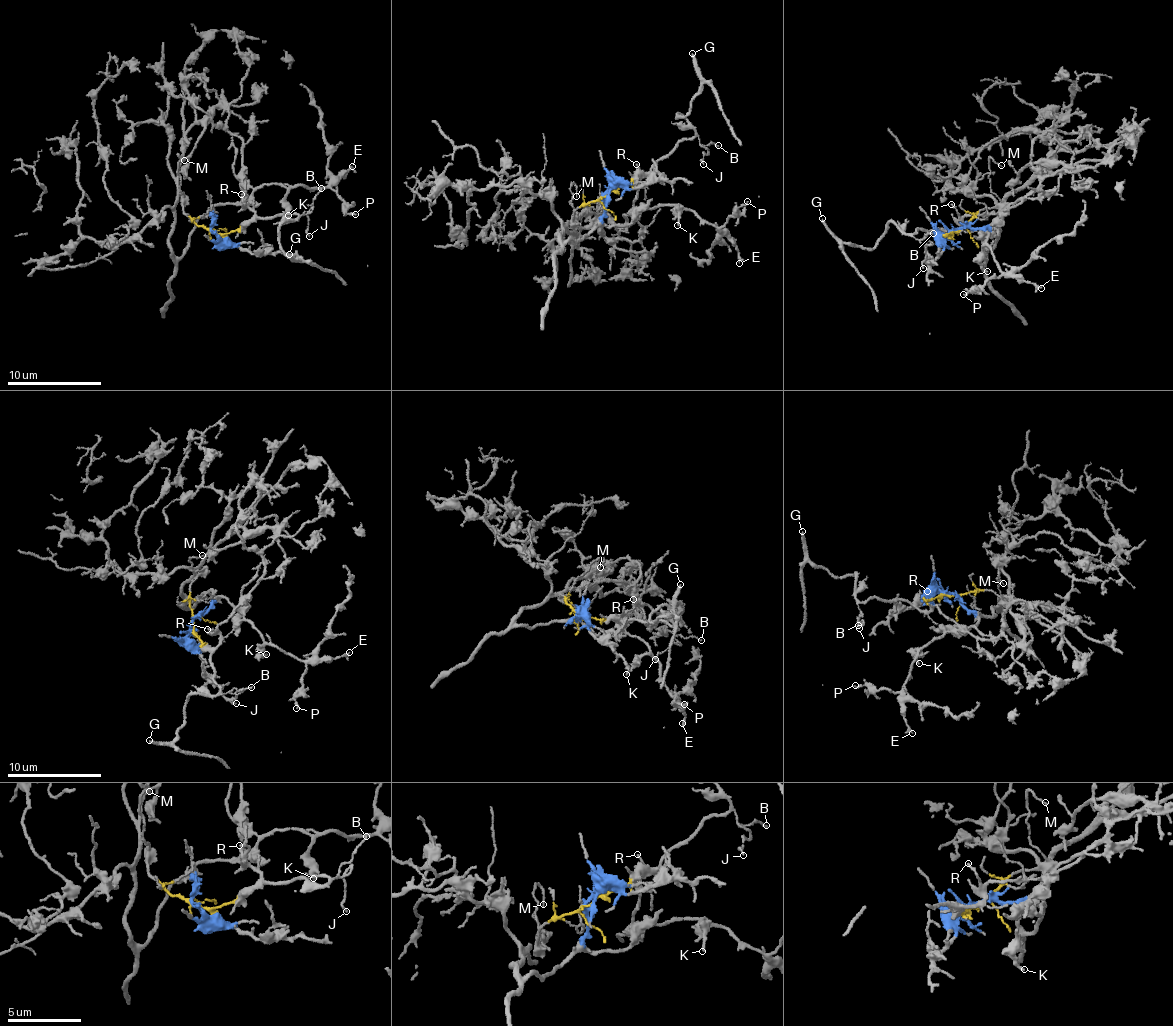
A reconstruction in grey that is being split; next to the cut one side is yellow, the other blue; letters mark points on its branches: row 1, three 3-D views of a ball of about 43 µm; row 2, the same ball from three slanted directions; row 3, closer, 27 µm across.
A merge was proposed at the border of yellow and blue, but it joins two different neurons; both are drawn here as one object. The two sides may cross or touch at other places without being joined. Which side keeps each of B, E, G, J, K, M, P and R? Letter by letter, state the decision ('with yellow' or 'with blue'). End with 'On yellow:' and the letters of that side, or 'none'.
B: with yellow
E: with blue
G: with yellow
J: with yellow
K: with blue
M: with yellow
P: with blue
R: with yellow
On yellow: B, G, J, M, R

